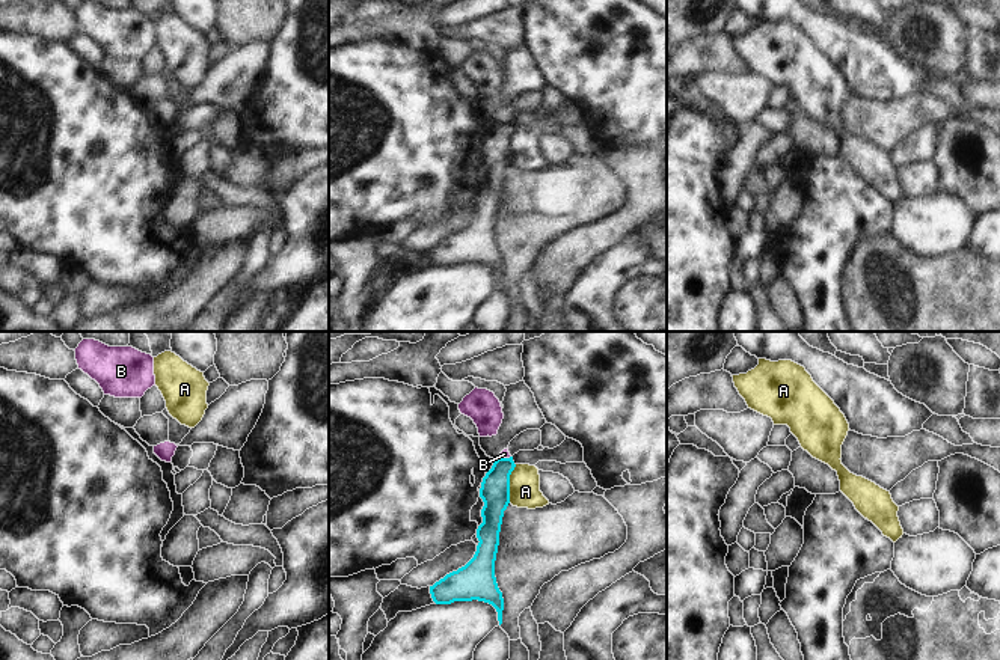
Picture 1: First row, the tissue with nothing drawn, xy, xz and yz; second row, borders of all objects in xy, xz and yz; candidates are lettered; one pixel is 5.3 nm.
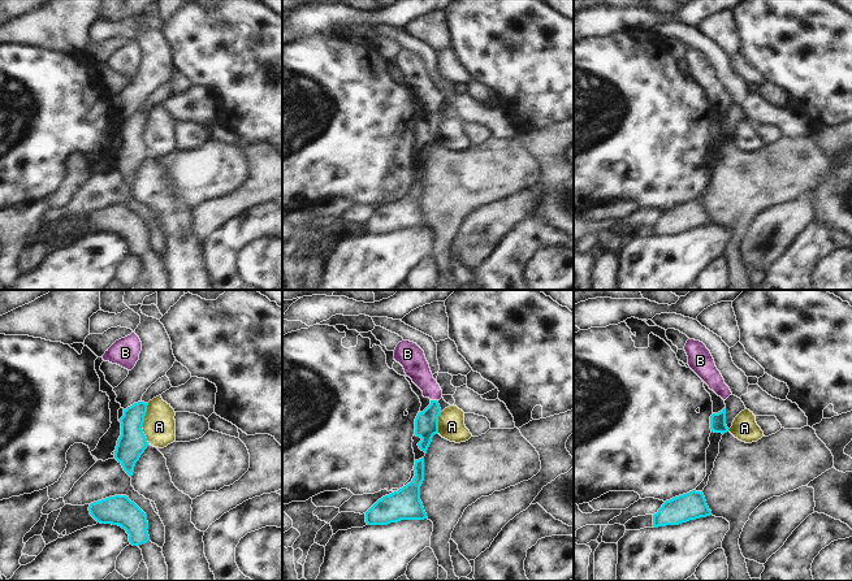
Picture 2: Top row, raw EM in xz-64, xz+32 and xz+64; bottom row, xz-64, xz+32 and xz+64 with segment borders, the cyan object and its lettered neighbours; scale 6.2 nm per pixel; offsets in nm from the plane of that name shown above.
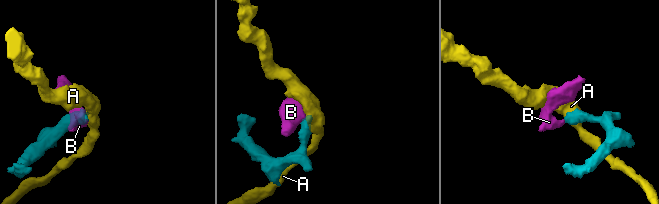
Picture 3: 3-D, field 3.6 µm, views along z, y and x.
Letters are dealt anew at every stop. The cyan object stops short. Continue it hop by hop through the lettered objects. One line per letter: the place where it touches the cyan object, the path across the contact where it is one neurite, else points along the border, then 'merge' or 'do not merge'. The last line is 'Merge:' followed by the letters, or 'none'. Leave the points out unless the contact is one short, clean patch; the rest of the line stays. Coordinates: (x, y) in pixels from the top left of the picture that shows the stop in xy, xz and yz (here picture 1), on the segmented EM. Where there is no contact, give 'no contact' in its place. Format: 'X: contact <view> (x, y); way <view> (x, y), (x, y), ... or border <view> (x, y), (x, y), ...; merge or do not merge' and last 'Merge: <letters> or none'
A: contact xz (509, 484); border xz (516, 464), (510, 475), (509, 502); do not merge
B: contact xz (504, 458); border xz (510, 455), (500, 458); do not merge
Merge: none

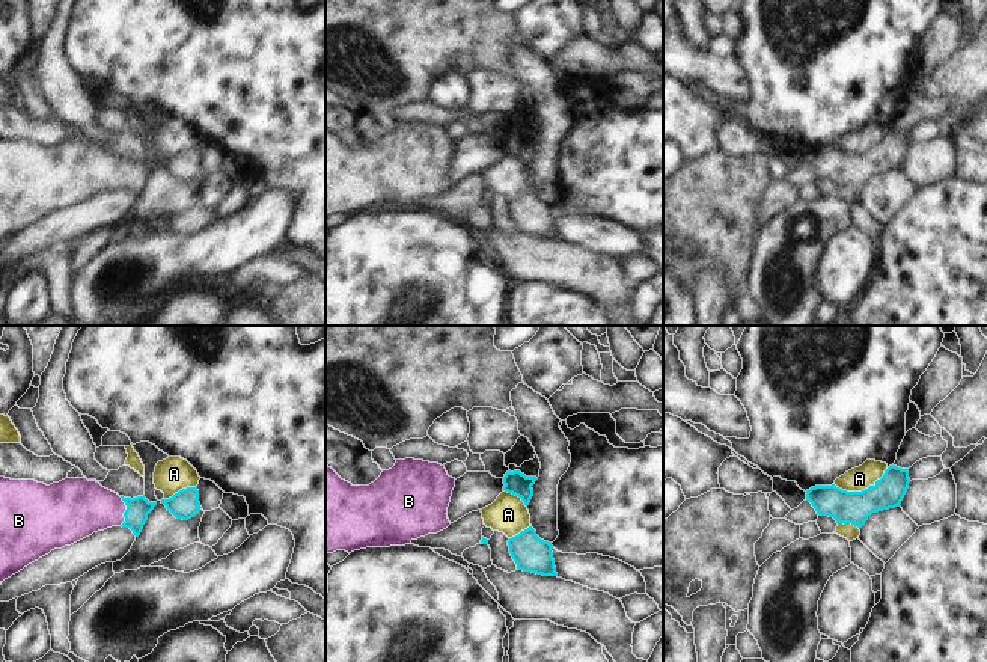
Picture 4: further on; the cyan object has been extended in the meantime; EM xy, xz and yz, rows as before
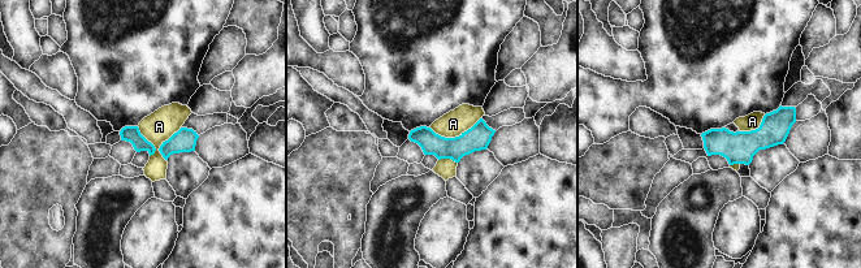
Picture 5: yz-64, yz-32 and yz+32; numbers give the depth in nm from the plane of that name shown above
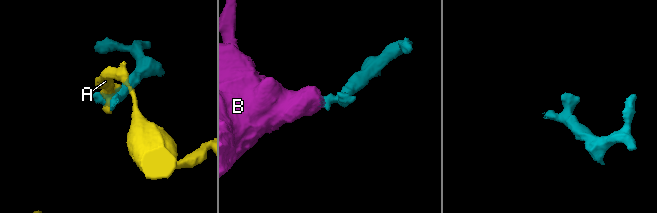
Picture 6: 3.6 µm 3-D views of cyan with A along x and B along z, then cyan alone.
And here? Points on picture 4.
A: contact yz (862, 490); border yz (888, 468), (873, 484), (861, 490), (843, 490), (834, 484); do not merge
B: contact xy (125, 511); way xy (137, 508), (125, 511), (79, 507); merge
Merge: B

